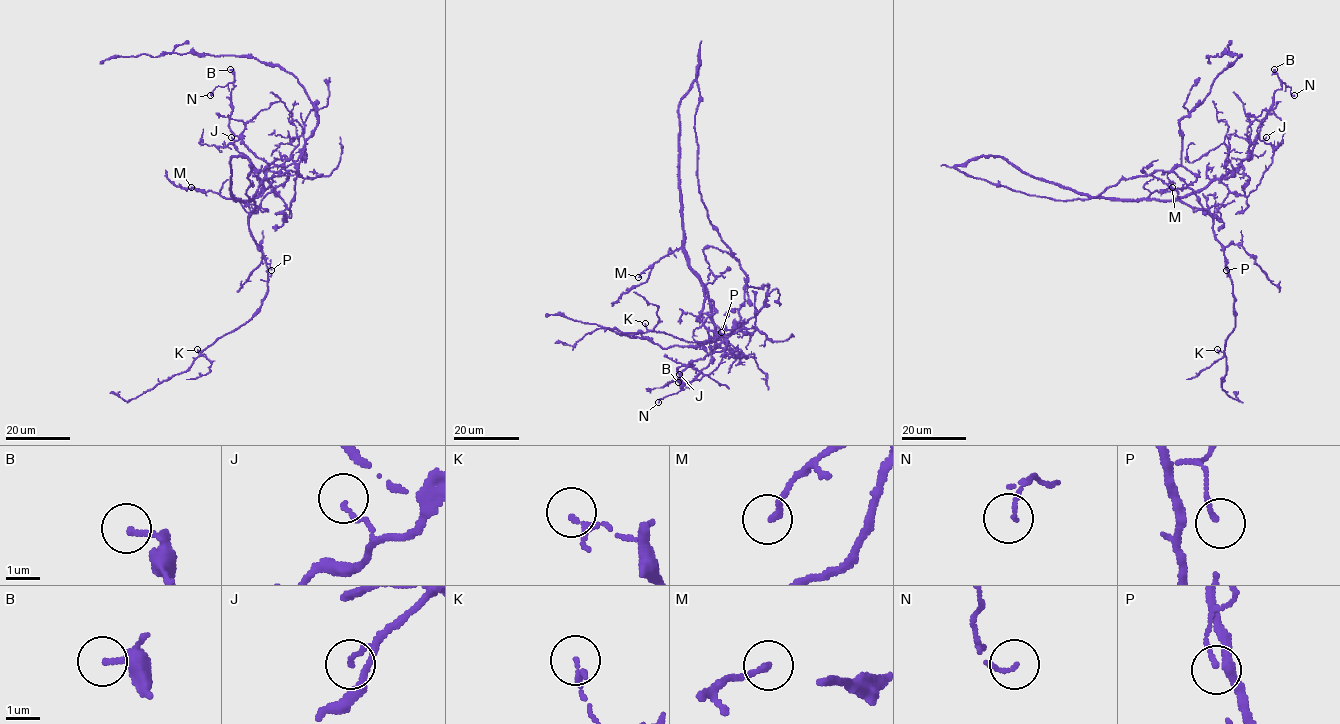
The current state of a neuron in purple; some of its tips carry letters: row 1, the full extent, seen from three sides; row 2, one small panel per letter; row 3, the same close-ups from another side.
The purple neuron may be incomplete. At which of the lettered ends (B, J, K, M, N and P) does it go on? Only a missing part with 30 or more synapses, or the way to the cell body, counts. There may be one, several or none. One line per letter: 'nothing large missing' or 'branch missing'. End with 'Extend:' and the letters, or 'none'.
B: nothing large missing
J: nothing large missing
K: nothing large missing
M: nothing large missing
N: nothing large missing
P: nothing large missing
Extend: none

